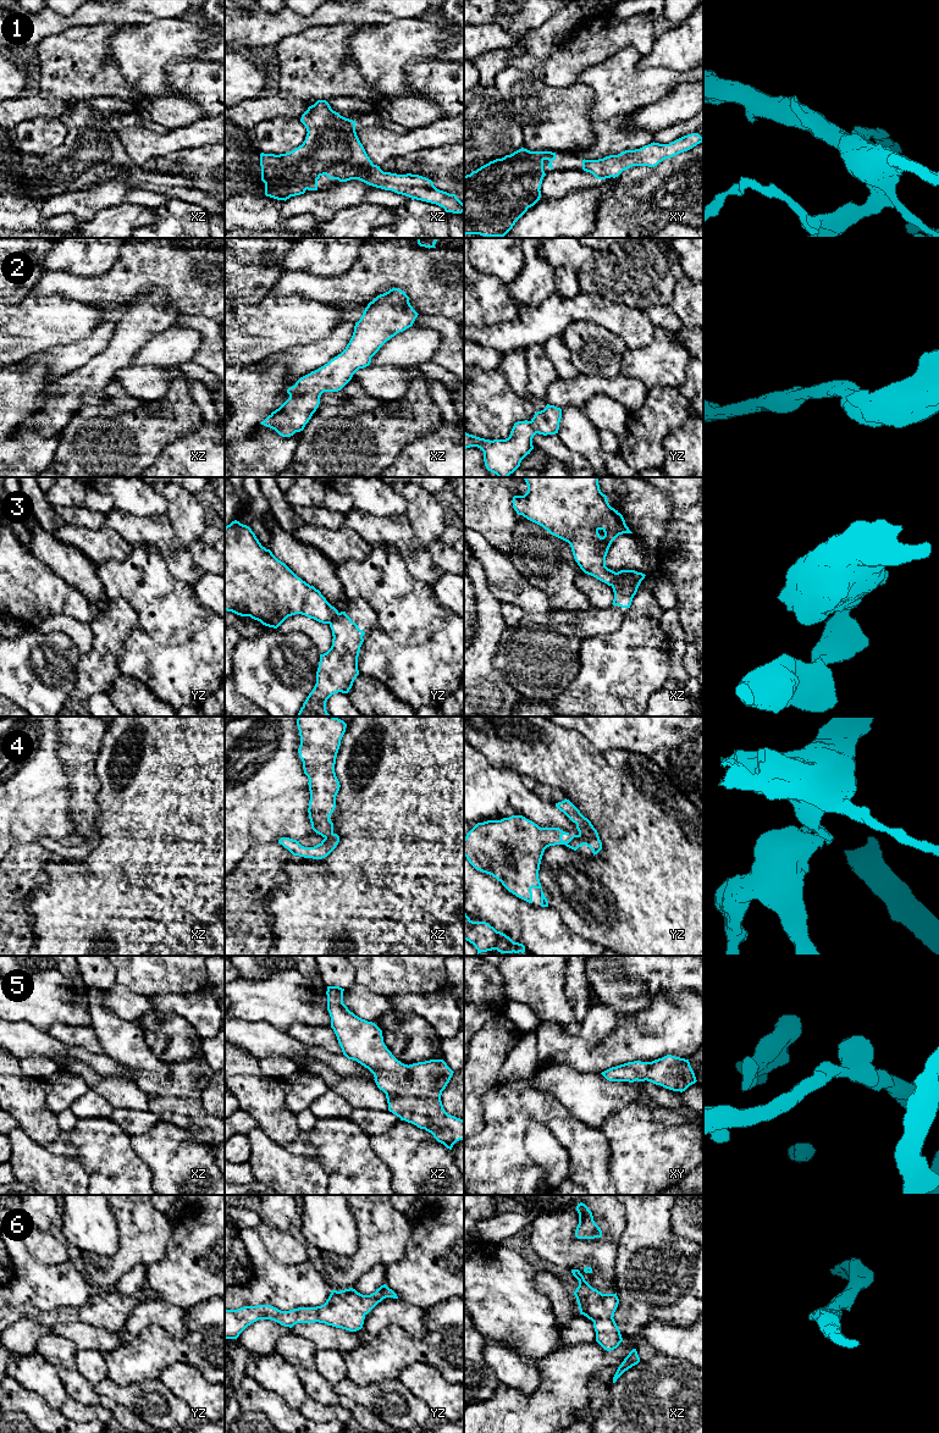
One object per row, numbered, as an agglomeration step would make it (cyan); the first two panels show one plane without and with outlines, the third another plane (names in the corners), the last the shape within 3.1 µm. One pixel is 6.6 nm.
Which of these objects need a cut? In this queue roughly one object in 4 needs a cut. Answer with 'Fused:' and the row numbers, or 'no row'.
Fused: 3

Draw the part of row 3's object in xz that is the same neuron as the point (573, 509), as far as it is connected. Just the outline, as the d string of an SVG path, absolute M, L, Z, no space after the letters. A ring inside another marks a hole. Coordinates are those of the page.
M524 477L528 492L513 497L518 515L542 526L551 535L568 542L580 569L597 580L614 585L640 586L645 574L635 570L618 572L606 566L606 557L612 542L623 533L633 533L623 515L612 508L607 496L600 489L598 477Z

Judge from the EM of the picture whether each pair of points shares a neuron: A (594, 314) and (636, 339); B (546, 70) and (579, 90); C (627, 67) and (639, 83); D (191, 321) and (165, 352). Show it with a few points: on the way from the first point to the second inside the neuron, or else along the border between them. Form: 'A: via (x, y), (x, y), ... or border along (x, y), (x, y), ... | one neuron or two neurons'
A: via (605, 314), (613, 316), (625, 328) | one neuron
B: border along (542, 82), (556, 87), (569, 87), (578, 83) | two neurons
C: via (627, 71), (635, 79) | one neuron
D: border along (174, 325), (200, 335), (194, 355) | two neurons

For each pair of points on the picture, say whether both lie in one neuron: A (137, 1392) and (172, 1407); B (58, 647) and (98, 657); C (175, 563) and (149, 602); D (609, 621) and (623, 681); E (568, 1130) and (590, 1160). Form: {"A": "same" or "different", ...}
{"A": "same", "B": "different", "C": "different", "D": "different", "E": "same"}

